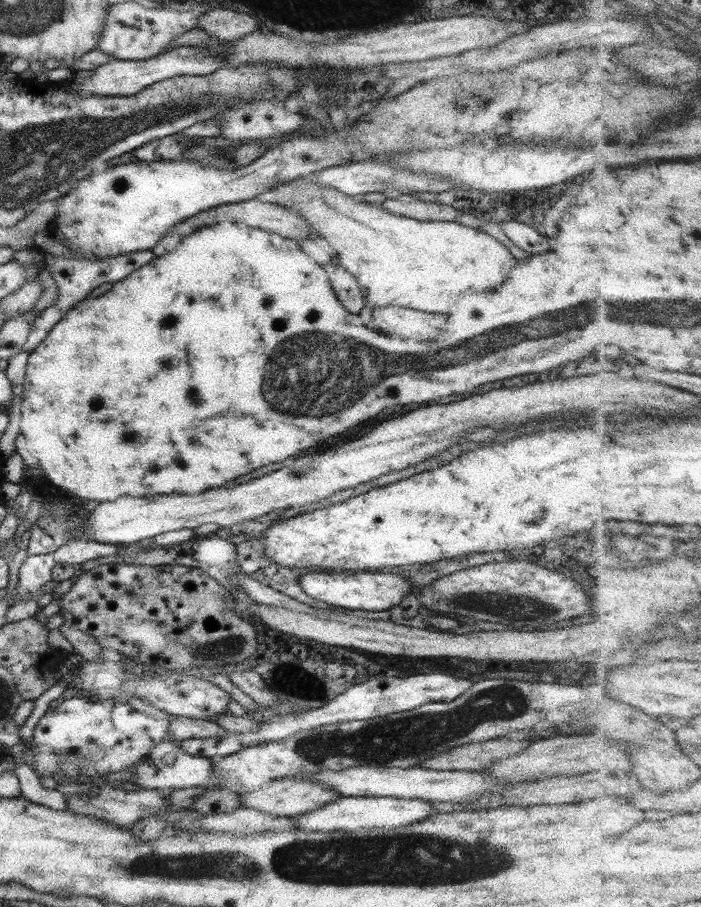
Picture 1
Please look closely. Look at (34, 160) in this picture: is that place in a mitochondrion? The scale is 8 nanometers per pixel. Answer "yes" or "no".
yes

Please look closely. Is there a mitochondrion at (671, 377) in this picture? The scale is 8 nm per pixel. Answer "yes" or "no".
no

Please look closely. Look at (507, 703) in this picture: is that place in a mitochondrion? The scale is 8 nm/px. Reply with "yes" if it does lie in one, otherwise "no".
yes

